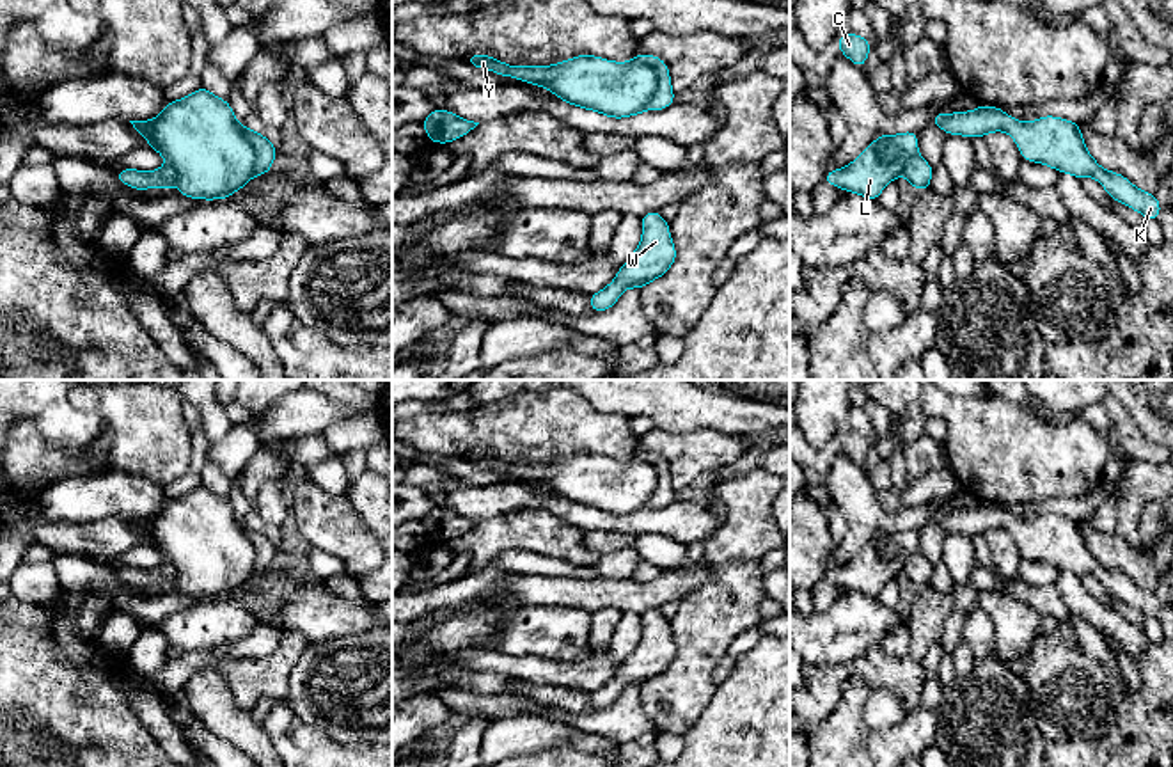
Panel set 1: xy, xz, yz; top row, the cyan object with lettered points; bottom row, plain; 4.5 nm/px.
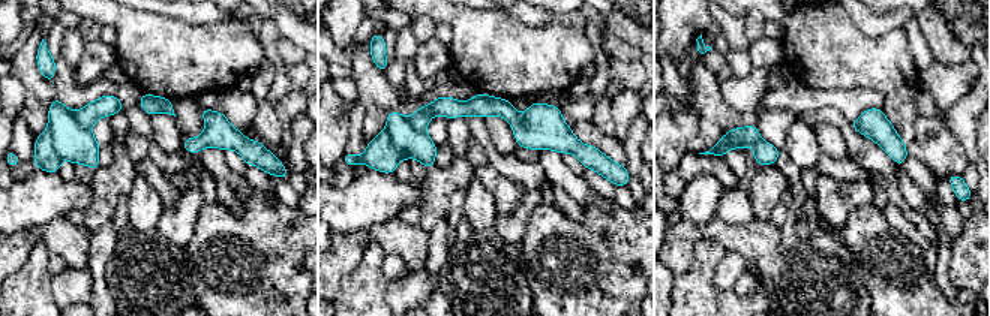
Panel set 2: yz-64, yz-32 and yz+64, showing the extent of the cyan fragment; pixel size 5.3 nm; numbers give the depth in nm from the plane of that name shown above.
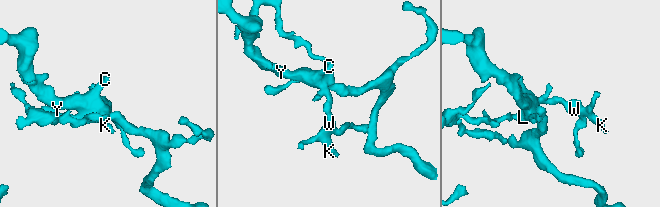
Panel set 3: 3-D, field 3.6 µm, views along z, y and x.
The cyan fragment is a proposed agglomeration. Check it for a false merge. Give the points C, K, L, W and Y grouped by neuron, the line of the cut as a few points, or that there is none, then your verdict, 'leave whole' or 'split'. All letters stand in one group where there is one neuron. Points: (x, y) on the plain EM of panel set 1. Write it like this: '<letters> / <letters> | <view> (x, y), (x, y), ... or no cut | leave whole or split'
C Y / K L W | xz (634, 457), (646, 462), (655, 474), (655, 487), (648, 506) | split

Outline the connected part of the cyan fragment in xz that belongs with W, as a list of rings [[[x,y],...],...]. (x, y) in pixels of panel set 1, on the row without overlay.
[[[658,609],[641,614],[642,636],[630,657],[618,668],[616,676],[589,694],[591,707],[603,710],[612,705],[626,685],[641,687],[662,675],[676,657],[676,646],[669,632],[669,621]]]

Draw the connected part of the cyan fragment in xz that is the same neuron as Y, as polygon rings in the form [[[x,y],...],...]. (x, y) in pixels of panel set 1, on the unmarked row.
[[[472,451],[465,460],[545,485],[566,501],[616,517],[649,508],[648,499],[657,481],[649,463],[635,458],[612,460],[594,453],[577,453],[554,463],[513,465],[490,453]]]

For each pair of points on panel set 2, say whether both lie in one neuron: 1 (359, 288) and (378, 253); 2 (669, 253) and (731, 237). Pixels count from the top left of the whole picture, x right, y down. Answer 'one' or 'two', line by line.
1: one
2: one

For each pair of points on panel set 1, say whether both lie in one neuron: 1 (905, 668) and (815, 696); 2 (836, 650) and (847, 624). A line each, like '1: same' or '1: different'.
1: same
2: same

